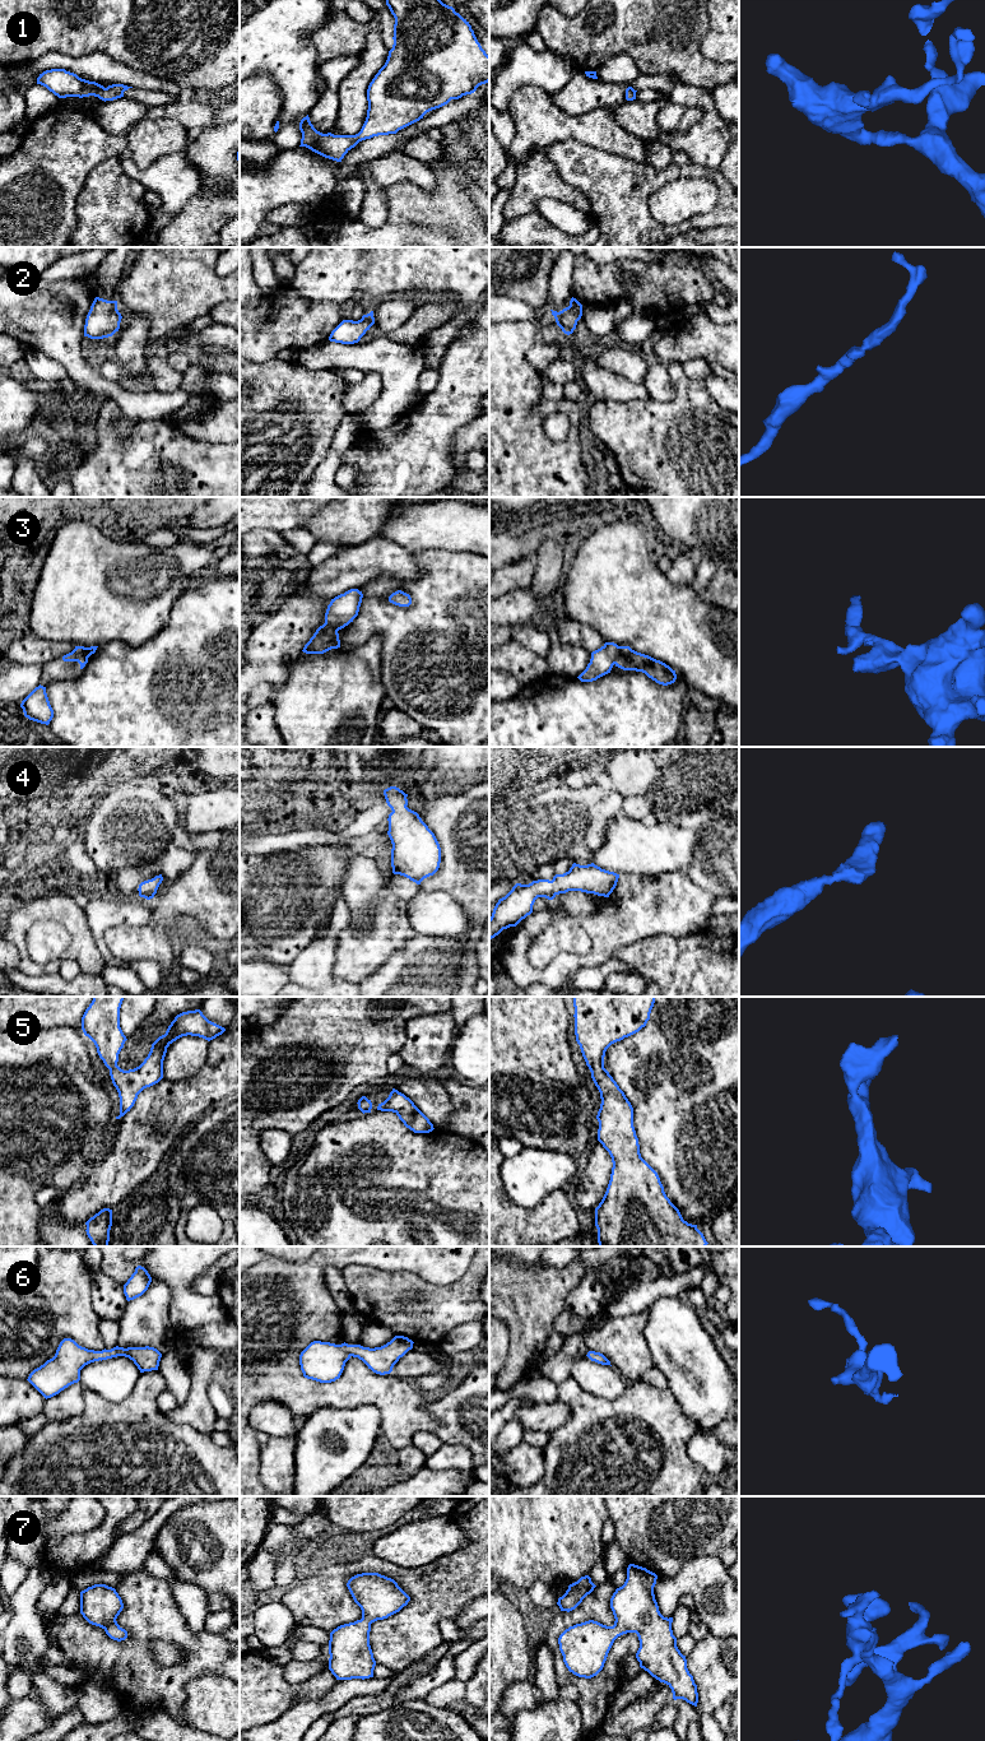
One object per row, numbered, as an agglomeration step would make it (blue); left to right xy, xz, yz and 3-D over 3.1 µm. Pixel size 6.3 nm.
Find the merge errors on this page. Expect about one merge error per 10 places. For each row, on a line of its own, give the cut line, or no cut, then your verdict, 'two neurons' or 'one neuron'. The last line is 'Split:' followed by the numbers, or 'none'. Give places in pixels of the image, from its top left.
1: no cut; one neuron
2: no cut; one neuron
3: cut in yz along (621, 646), (613, 663); two neurons
4: no cut; one neuron
5: no cut; one neuron
6: no cut; one neuron
7: no cut; one neuron
Split: 3

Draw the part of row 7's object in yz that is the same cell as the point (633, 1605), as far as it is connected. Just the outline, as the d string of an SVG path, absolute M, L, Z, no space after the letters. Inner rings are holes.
M629 1564L624 1584L610 1598L614 1625L589 1620L570 1626L558 1638L559 1651L570 1672L591 1679L603 1670L614 1640L623 1634L636 1633L640 1667L666 1684L674 1700L683 1699L697 1707L697 1685L687 1668L686 1656L677 1647L673 1617L664 1617L655 1600L656 1579L655 1573Z

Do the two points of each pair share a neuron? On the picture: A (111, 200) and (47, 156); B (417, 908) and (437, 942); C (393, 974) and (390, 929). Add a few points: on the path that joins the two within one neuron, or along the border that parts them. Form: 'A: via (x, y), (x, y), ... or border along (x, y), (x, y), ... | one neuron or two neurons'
A: border along (105, 159), (87, 177), (74, 210) | two neurons
B: border along (418, 934), (454, 938) | two neurons
C: border along (414, 937), (382, 966), (368, 975) | two neurons

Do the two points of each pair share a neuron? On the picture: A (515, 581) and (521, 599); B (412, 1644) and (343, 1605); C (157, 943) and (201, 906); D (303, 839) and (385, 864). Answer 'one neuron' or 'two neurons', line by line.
A: two neurons
B: one neuron
C: one neuron
D: one neuron

